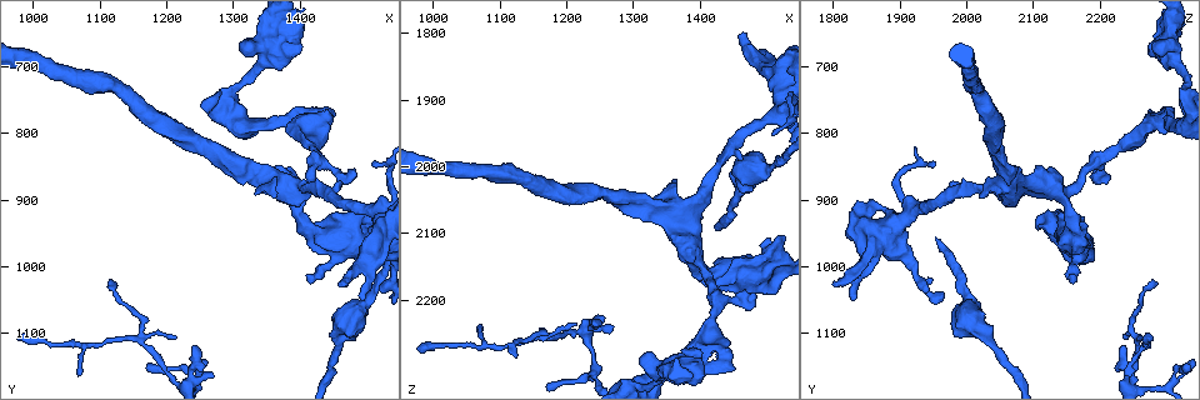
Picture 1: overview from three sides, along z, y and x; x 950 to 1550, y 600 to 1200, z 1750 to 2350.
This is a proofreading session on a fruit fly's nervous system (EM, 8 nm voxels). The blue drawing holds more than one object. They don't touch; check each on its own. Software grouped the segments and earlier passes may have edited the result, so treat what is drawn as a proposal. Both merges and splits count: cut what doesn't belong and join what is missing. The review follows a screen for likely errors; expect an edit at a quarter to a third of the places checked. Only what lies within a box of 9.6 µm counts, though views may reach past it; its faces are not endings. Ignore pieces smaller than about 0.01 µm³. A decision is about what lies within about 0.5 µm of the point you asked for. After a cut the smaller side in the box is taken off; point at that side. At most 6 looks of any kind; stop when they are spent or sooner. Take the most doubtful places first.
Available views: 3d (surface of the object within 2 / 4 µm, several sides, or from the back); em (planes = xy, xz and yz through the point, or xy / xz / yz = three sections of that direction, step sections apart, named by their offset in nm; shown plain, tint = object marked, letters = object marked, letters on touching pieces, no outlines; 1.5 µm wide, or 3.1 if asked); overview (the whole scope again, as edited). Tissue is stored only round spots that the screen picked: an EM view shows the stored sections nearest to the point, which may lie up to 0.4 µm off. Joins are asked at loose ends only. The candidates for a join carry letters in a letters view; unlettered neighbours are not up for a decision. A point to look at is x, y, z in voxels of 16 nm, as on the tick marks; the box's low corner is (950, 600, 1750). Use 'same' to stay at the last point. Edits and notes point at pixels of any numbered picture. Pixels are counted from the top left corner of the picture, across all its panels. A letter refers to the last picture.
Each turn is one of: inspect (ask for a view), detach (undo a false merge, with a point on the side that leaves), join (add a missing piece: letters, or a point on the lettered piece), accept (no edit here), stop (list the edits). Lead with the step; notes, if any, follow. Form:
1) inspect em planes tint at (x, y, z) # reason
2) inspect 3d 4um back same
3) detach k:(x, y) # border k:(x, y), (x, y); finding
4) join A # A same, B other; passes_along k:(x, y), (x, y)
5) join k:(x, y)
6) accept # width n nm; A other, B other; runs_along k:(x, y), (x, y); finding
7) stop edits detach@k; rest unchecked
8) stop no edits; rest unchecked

inspect em xz step 8 tint at (1210, 1165, 2250) # three arms meet

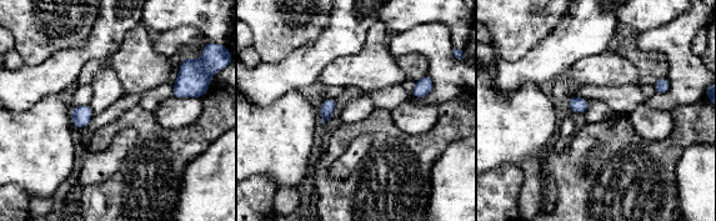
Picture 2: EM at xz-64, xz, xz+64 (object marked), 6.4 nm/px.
inspect em planes letters same # cut it another way

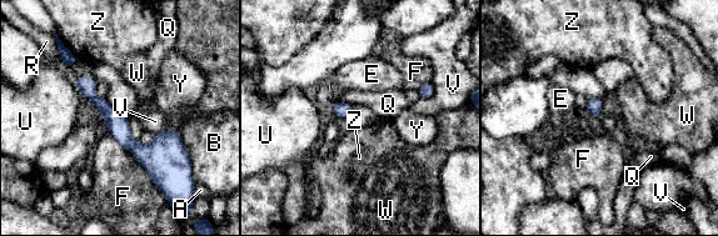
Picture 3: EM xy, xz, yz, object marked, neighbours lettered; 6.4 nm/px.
accept # A other, B other, E other, F other, Q other, R other, U other, V other, W other, Y other, Z other; border 3:(125, 116), (130, 136), (138, 141); all the same neuron

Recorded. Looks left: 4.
inspect 3d 4um at (1400, 785, 2290) # touches itself

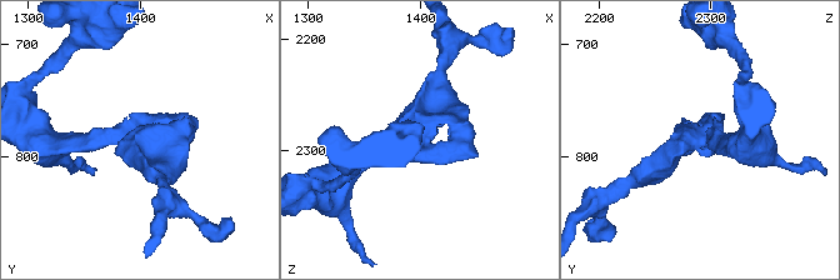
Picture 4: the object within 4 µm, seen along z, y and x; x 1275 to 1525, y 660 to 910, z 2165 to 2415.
inspect em planes letters at (1400, 784, 2288) # arm_widths 200, 280 nm; need the tissue

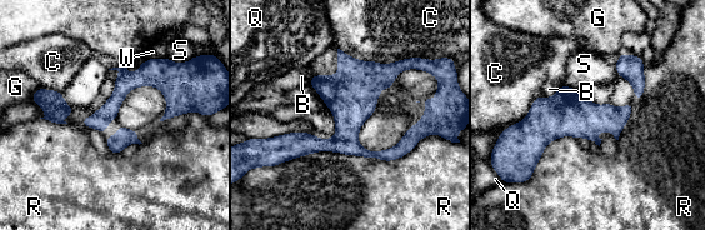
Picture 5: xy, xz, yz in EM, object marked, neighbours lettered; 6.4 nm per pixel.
accept # B other, C other, G other, Q other, R other, S other, W other; runs_along 5:(425, 119), (391, 154), (280, 139); one neuron here

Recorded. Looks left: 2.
inspect em xz step 8 plain at (1130, 1025, 2285) # tapers out

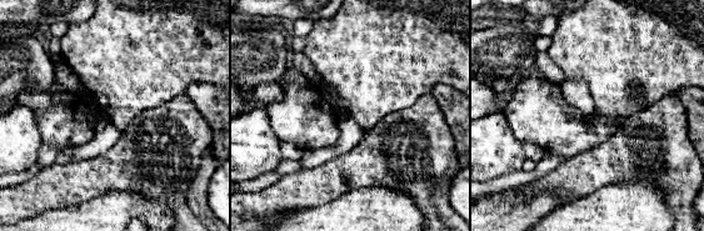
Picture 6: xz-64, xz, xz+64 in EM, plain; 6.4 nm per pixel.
inspect em xz step 8 letters same

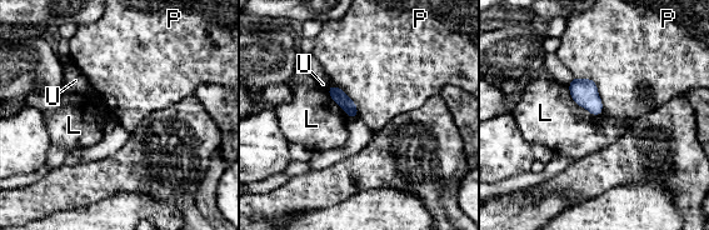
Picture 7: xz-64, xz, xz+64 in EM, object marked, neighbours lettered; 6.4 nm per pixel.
accept # width 90 nm; L other, P other, U other; border 7:(573, 76), (595, 83), (603, 110); none of them fits

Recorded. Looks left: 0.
stop no edits; rest unchecked

